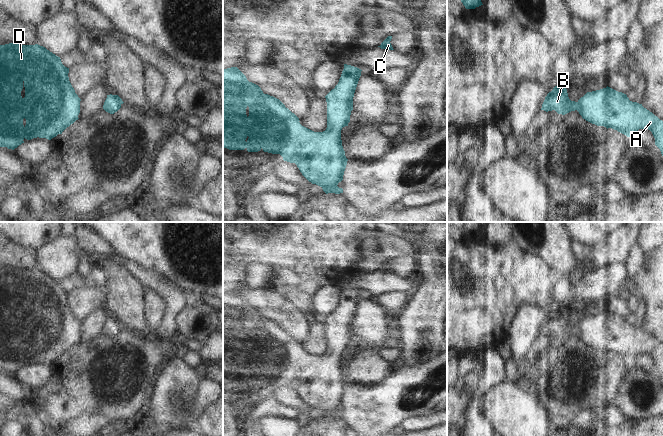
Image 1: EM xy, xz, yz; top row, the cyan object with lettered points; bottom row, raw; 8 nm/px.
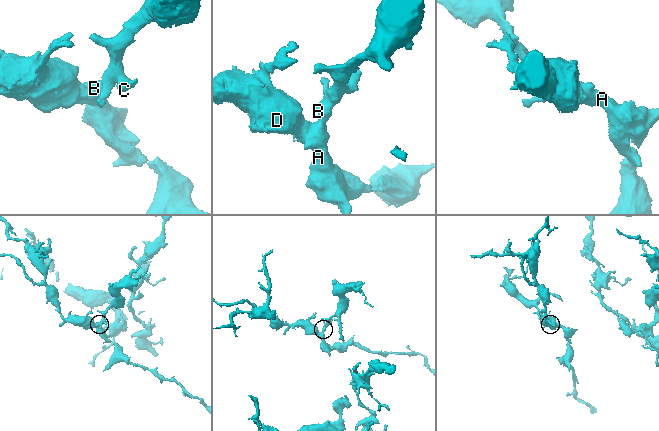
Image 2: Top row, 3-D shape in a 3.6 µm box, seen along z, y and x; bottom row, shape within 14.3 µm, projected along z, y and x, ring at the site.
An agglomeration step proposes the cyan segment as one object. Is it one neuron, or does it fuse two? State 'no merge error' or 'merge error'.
no merge error

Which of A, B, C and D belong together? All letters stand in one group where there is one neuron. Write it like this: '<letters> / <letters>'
A B C D

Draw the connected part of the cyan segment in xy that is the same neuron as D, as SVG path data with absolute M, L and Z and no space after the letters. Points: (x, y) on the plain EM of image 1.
M9 267L5 269L0 269L0 371L7 371L8 373L14 374L19 369L24 367L24 363L31 364L33 362L46 362L51 364L78 344L78 339L80 337L80 325L81 323L75 317L72 311L69 301L69 292L65 291L60 281L56 280L45 271L38 268L35 269L19 269L16 267Z

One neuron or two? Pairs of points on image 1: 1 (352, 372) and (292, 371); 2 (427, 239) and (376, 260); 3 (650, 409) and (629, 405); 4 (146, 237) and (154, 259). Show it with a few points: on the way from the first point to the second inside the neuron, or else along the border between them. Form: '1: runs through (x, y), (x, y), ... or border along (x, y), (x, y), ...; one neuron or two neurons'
1: border along (343, 373), (344, 379), (348, 383); two neurons
2: border along (418, 238), (418, 255), (415, 258); two neurons
3: runs through (645, 409), (634, 405); one neuron
4: runs through (151, 242), (154, 245), (154, 254); one neuron

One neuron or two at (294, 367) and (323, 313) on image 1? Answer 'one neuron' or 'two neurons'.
two neurons

